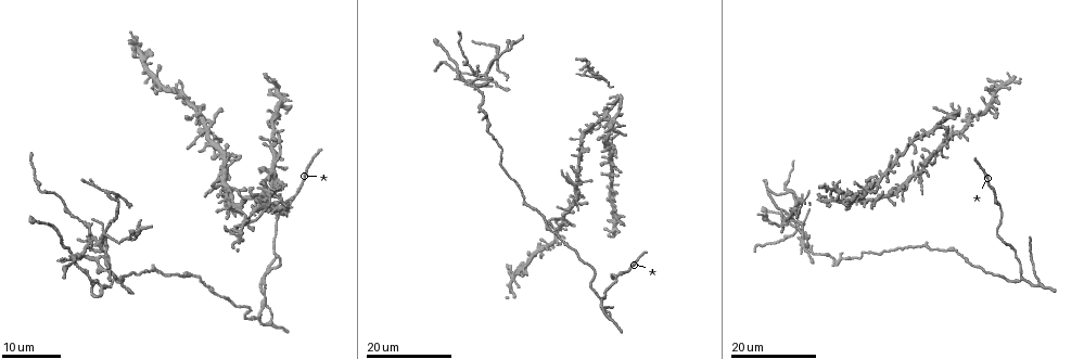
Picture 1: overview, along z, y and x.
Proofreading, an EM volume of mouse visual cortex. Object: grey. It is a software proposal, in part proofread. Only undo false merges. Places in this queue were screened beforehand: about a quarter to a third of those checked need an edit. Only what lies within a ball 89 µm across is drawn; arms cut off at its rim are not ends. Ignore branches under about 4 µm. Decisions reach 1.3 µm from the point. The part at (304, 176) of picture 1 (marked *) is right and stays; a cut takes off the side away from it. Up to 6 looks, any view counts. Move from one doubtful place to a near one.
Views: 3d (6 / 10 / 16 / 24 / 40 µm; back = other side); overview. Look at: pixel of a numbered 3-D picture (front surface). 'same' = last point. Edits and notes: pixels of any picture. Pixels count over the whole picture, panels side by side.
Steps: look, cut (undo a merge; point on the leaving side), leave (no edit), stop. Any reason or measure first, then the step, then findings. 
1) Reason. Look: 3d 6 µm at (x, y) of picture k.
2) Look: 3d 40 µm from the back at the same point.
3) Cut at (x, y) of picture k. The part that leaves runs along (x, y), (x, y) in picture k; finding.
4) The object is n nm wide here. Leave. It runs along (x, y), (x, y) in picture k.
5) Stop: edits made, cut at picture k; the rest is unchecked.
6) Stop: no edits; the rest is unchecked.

Two arms at a narrow angle. Look: 3d 16 µm at (918, 173) of picture 1.

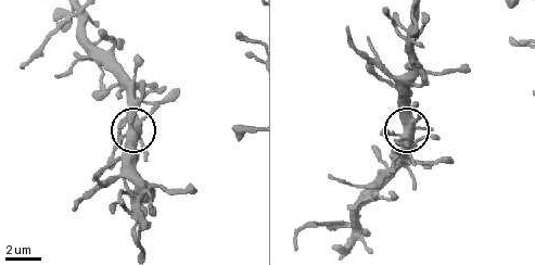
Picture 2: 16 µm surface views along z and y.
Look: 3d 10 µm at (399, 135) of picture 2.

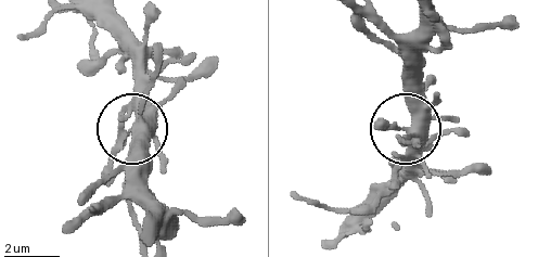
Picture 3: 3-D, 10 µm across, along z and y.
The object is 340 nm wide here. Leave. All the same neuron.

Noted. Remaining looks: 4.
Side arm on a straight run. Look: 3d 24 µm at (921, 244) of picture 1.

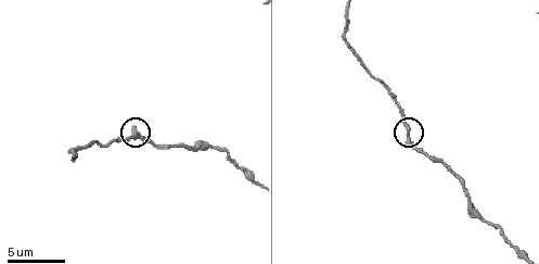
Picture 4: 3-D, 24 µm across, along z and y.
Closer look. Look: 3d 6 µm at (406, 132) of picture 4.

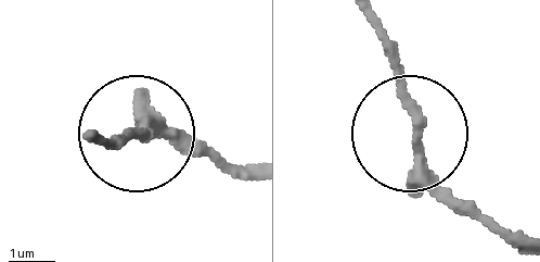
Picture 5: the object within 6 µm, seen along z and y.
Leave. It runs along (528, 252), (493, 233), (420, 151), (381, 22) in picture 5; continuous, no second neuron.

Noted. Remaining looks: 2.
A fork. Look: 3d 24 µm at (1038, 283) of picture 1.

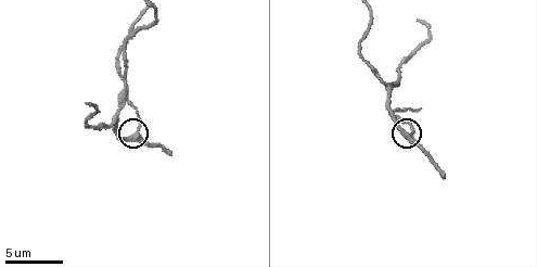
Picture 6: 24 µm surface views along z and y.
Look: 3d 10 µm at (410, 136) of picture 6.

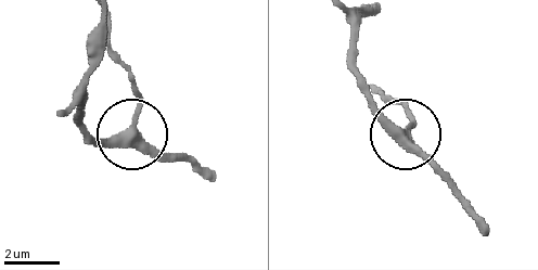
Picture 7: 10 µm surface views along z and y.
3 arms meet here. Leave. It runs along (101, 43), (85, 127), (178, 159) in picture 7; one neuron here.

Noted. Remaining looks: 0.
Stop: no edits; the rest is unchecked.

